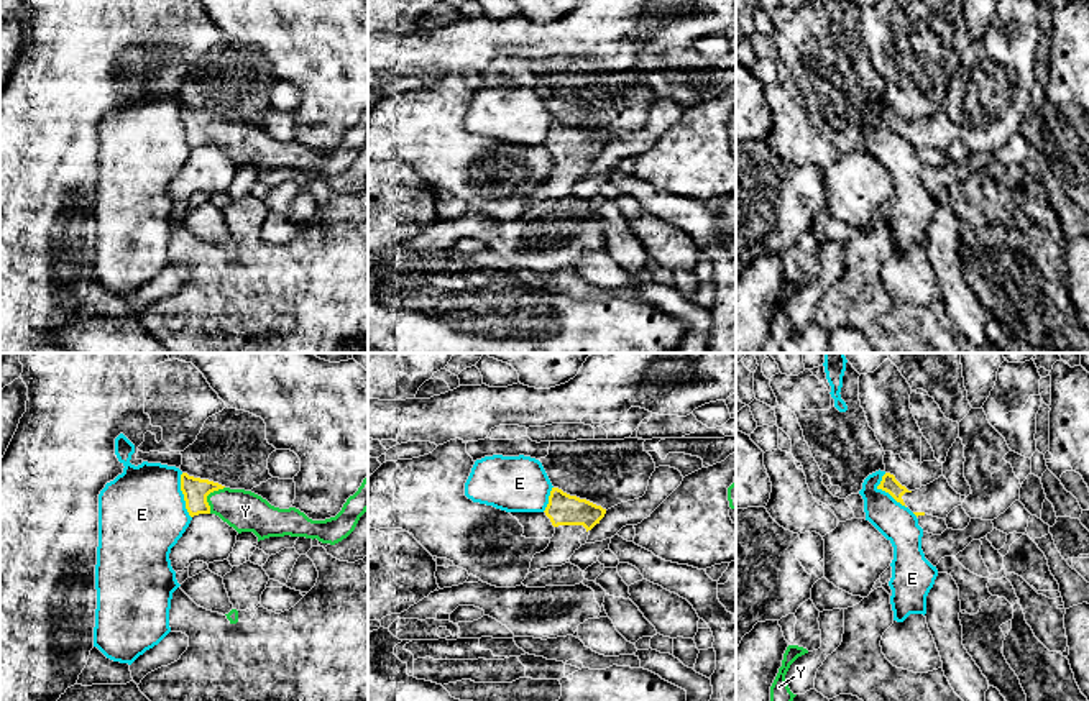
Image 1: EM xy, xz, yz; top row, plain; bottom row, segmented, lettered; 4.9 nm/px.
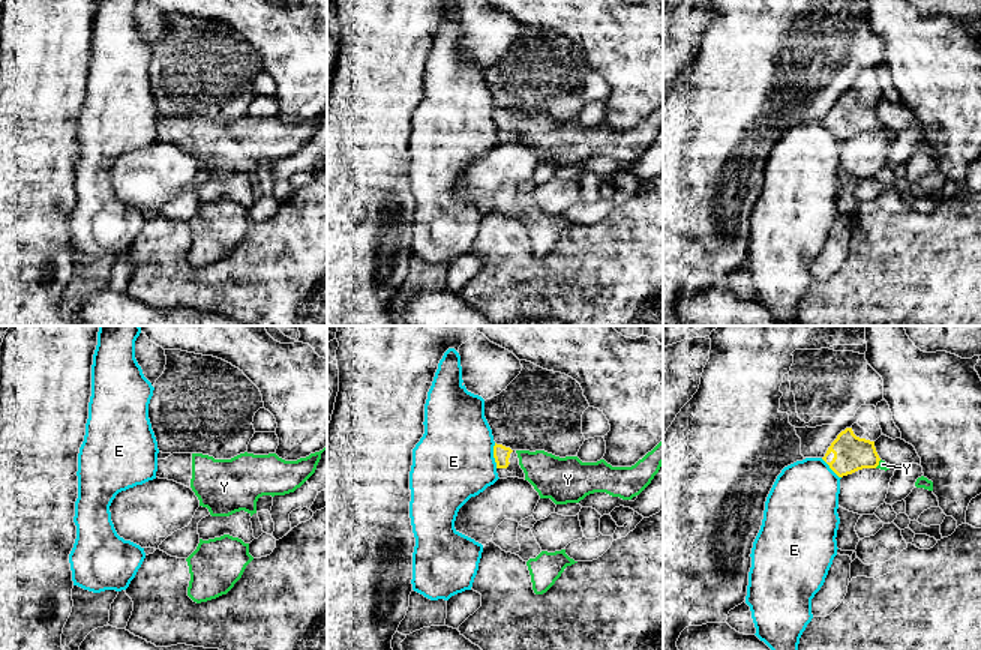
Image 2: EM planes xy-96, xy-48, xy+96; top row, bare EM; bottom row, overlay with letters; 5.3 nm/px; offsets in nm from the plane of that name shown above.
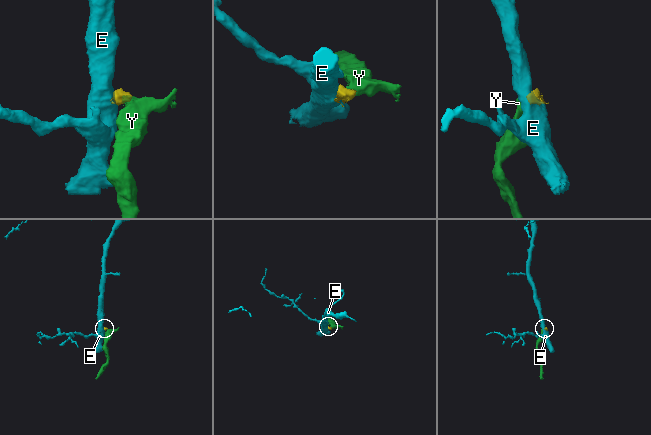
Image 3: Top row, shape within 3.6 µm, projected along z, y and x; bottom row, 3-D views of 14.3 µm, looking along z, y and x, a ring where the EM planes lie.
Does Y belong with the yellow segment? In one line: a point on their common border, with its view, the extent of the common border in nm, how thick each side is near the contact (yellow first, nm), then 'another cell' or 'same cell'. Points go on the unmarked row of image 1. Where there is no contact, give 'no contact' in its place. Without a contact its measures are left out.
meets yellow in xy at (207, 127); contact 150 nm long; 120 nm thick on the yellow side, 200 nm on the other; same cell

